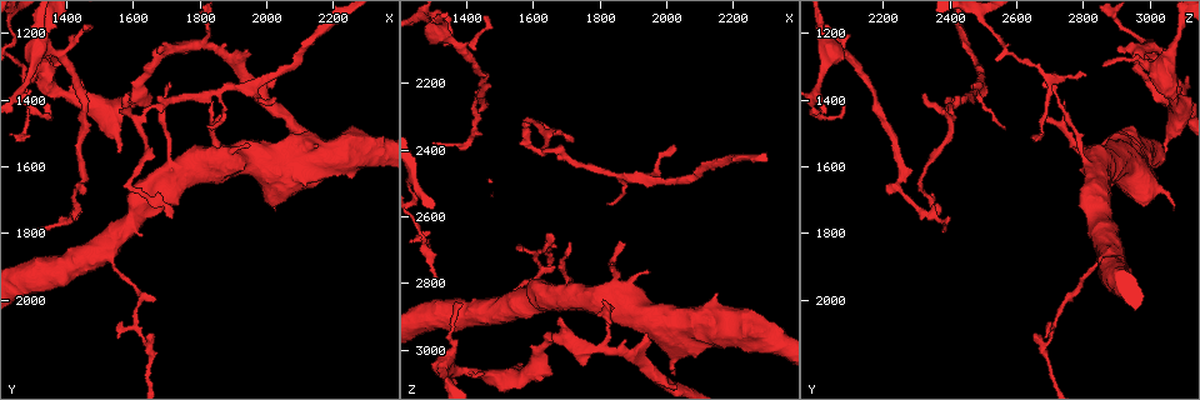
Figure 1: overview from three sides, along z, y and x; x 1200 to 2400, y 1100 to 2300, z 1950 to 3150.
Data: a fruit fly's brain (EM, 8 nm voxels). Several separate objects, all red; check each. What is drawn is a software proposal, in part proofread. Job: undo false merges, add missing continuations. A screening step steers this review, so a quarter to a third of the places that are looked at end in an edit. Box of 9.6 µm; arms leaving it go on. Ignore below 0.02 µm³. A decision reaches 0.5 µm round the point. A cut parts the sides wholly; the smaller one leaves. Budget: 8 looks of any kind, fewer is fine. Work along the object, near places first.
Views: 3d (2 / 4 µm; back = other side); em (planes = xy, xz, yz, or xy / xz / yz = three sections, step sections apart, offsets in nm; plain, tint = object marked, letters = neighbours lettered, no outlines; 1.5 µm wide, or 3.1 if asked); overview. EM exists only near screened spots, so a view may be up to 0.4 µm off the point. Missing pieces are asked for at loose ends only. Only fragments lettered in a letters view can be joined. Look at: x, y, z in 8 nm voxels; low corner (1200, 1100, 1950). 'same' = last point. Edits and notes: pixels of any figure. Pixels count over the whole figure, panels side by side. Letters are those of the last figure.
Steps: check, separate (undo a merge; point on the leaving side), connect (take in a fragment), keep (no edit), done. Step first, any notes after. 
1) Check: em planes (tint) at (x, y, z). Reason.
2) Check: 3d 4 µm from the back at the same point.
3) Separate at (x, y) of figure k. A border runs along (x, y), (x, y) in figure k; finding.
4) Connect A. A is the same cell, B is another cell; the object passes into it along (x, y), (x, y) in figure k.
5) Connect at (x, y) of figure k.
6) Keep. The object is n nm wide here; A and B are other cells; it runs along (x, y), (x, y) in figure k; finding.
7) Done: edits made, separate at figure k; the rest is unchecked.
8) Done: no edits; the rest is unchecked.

Check: em planes (letters) at (1560, 1550, 3050). Branch stops here.

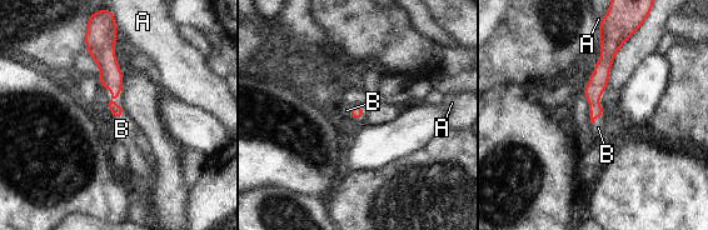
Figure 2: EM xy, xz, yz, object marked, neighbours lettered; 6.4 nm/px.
Connect B. B is the same cell, A is another cell; the object passes into it along (110, 76), (113, 103), (121, 129) in figure 2; the neuron continues.

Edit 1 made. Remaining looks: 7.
Check: 3d 2 µm at (1380, 1290, 2850). Thin end.

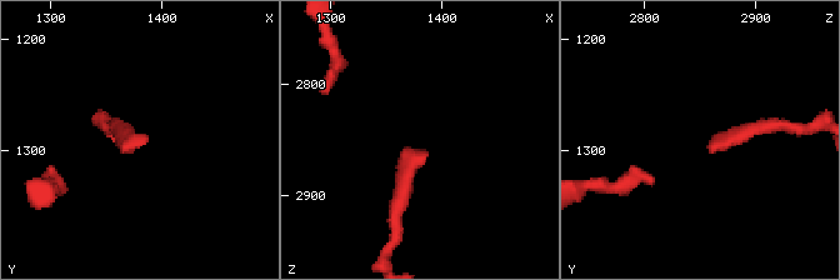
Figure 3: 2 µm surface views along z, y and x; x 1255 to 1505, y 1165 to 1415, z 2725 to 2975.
Check: em xz step 8 (plain) at (1384, 1294, 2860).

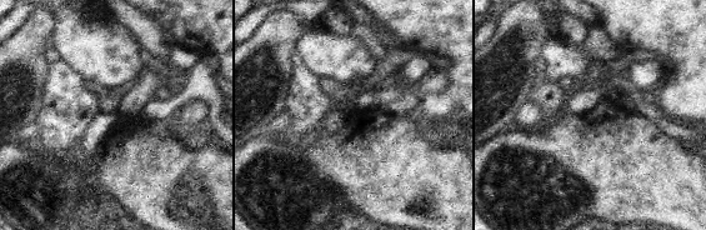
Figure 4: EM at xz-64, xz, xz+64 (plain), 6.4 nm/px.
Check: em xz step 8 (letters) at the same point.

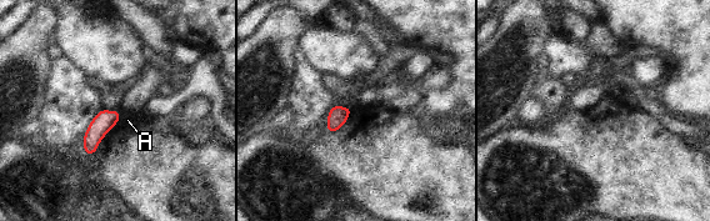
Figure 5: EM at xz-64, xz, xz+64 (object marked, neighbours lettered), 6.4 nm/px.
Keep. The longest contact is with A, 80 nm; A is another cell; a border runs along (121, 111), (118, 121) in figure 5; none of them fits.

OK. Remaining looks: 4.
Check: 3d 2 µm at (1590, 1650, 2310). Abrupt turn.

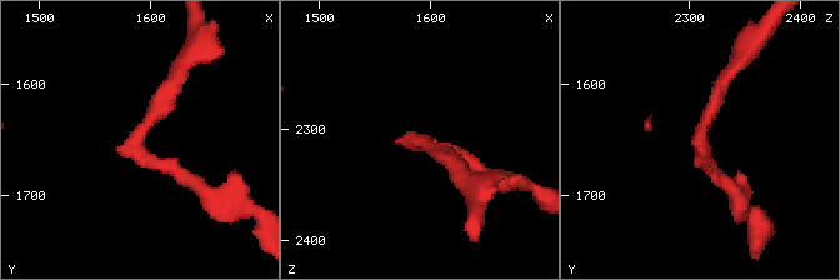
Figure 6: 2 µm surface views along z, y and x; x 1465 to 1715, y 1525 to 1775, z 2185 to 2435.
Check: em planes (letters) at (1588, 1648, 2314).

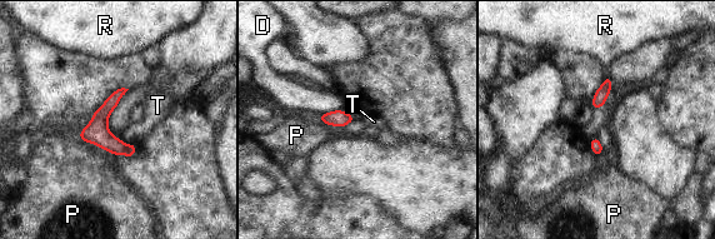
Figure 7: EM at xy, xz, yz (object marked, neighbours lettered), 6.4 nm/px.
Keep. D, P, R and T are other cells; a border runs along (341, 109), (326, 111), (316, 116) in figure 7; one neuron here.

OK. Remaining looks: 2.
Done: edits made, connect at figure 2; the rest is unchecked.

